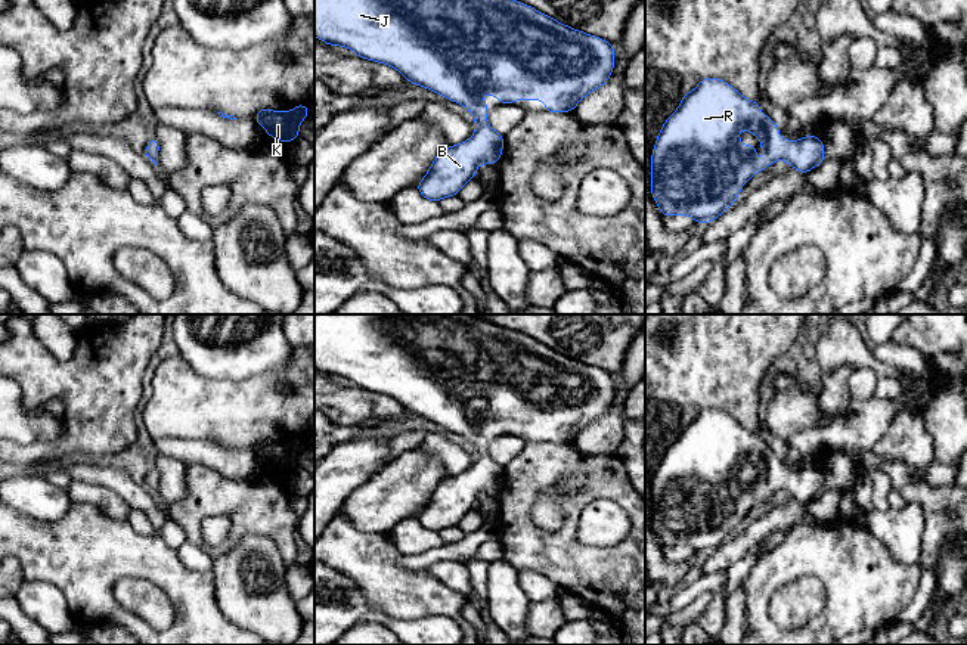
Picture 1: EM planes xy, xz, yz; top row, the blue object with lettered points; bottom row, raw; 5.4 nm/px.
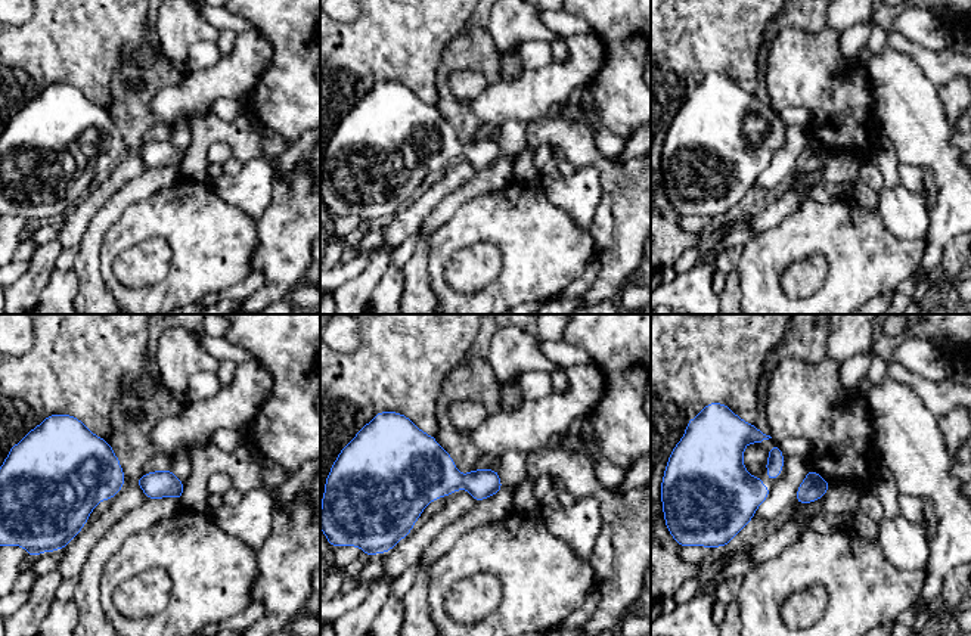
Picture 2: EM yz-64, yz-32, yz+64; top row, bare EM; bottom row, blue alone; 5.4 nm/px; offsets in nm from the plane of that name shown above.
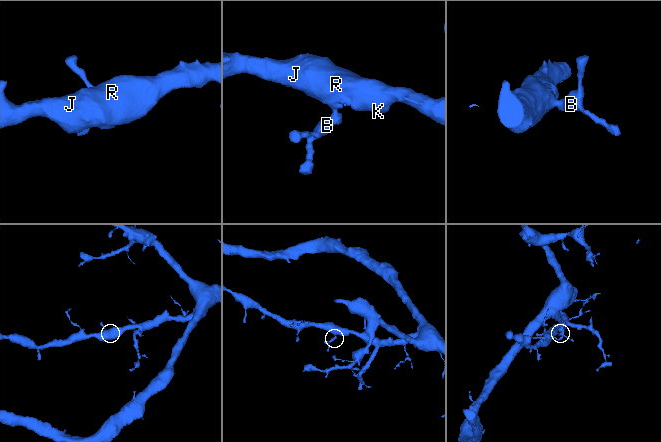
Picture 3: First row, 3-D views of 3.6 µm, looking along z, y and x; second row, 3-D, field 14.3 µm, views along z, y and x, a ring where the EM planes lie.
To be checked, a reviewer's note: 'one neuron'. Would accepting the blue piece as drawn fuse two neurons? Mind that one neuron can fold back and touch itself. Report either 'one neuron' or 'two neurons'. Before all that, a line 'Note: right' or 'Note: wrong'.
Note: right
one neuron

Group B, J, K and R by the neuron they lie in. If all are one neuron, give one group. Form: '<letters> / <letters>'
B J K R

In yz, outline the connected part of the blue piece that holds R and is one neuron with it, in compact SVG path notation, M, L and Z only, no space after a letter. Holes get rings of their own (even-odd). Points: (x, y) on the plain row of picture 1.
M703 409L692 422L684 425L678 440L663 455L651 484L651 525L664 548L684 545L703 556L732 537L743 524L740 518L772 493L781 490L806 505L825 490L822 469L781 469L777 455L760 441L757 432L746 430L720 409ZM743 459L760 468L765 483L760 493L754 474L744 477L740 471L738 462Z

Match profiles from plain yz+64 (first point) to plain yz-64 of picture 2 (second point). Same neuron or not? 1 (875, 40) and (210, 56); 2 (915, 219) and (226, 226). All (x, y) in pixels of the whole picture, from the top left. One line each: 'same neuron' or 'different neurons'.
1: same neuron
2: different neurons

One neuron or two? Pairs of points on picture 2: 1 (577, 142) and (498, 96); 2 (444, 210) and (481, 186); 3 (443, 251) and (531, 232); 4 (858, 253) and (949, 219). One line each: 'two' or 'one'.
1: two
2: one
3: one
4: two

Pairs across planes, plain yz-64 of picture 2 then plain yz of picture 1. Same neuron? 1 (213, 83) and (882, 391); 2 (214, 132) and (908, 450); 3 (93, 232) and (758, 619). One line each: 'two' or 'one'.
1: two
2: two
3: two

